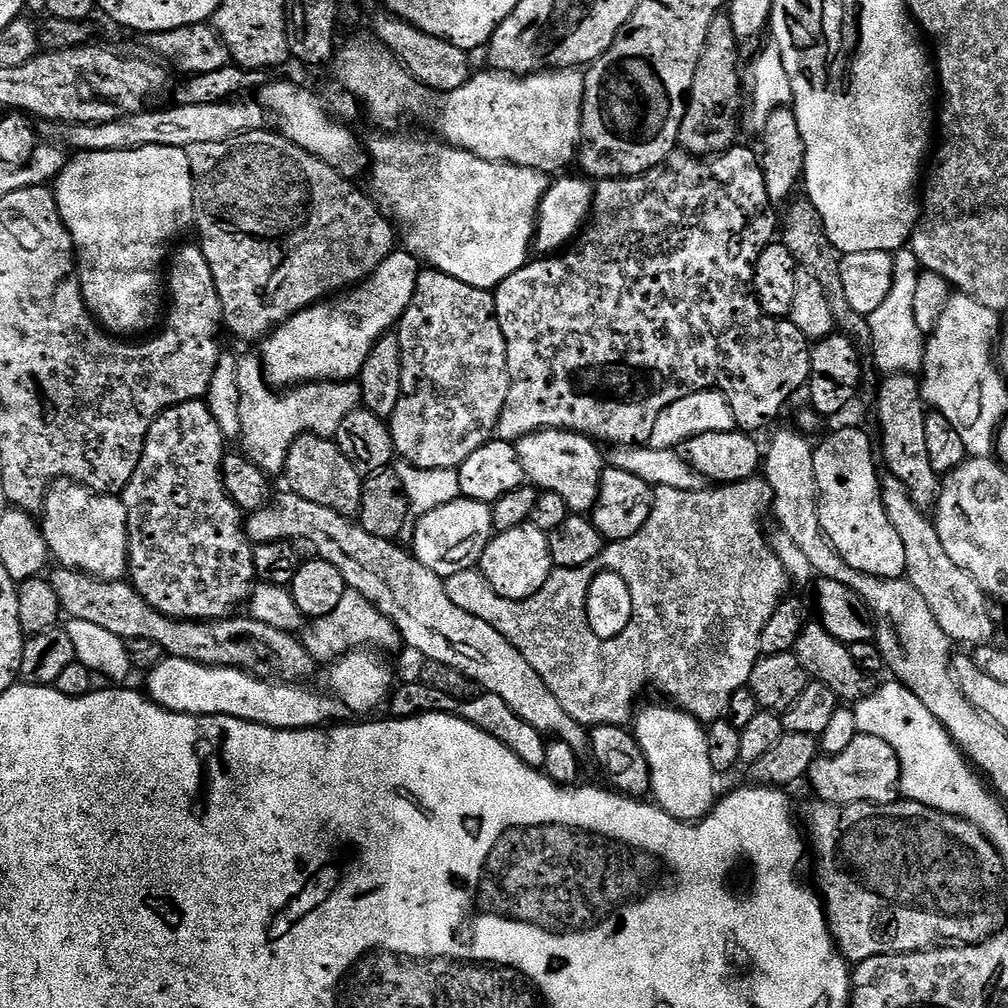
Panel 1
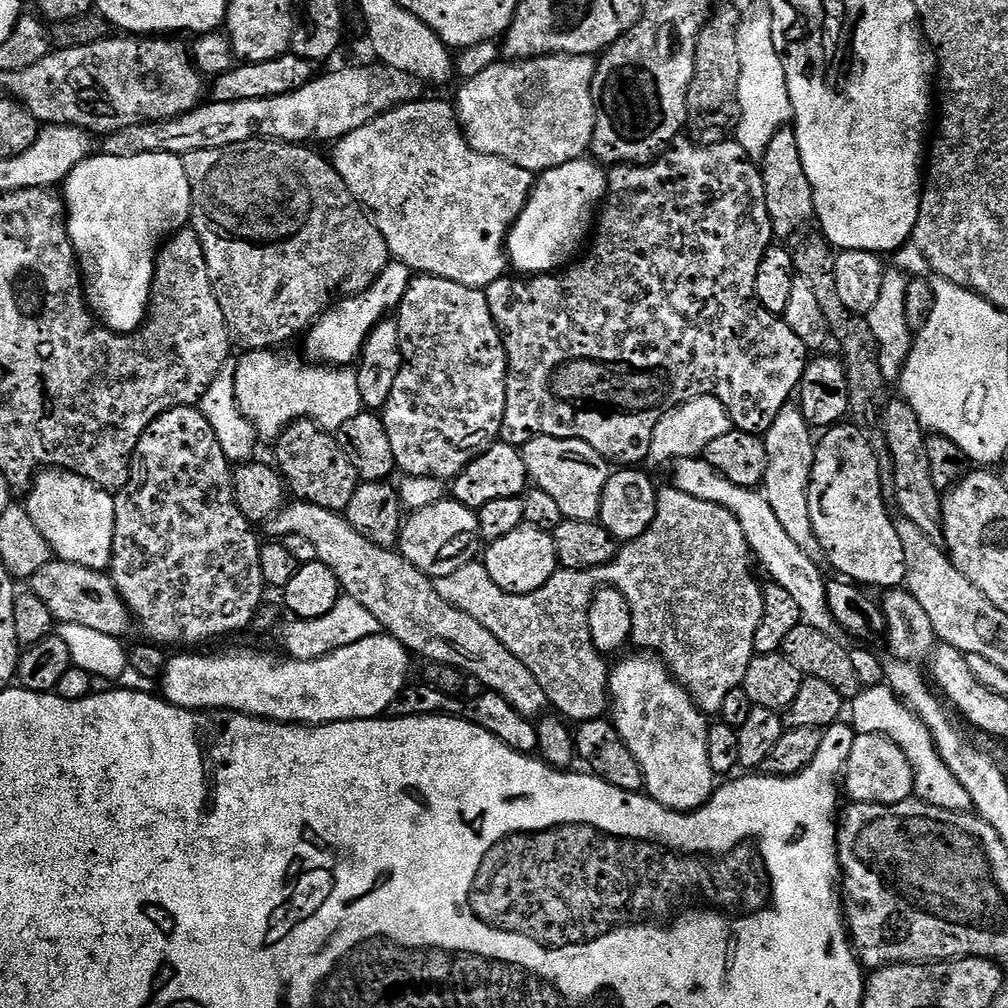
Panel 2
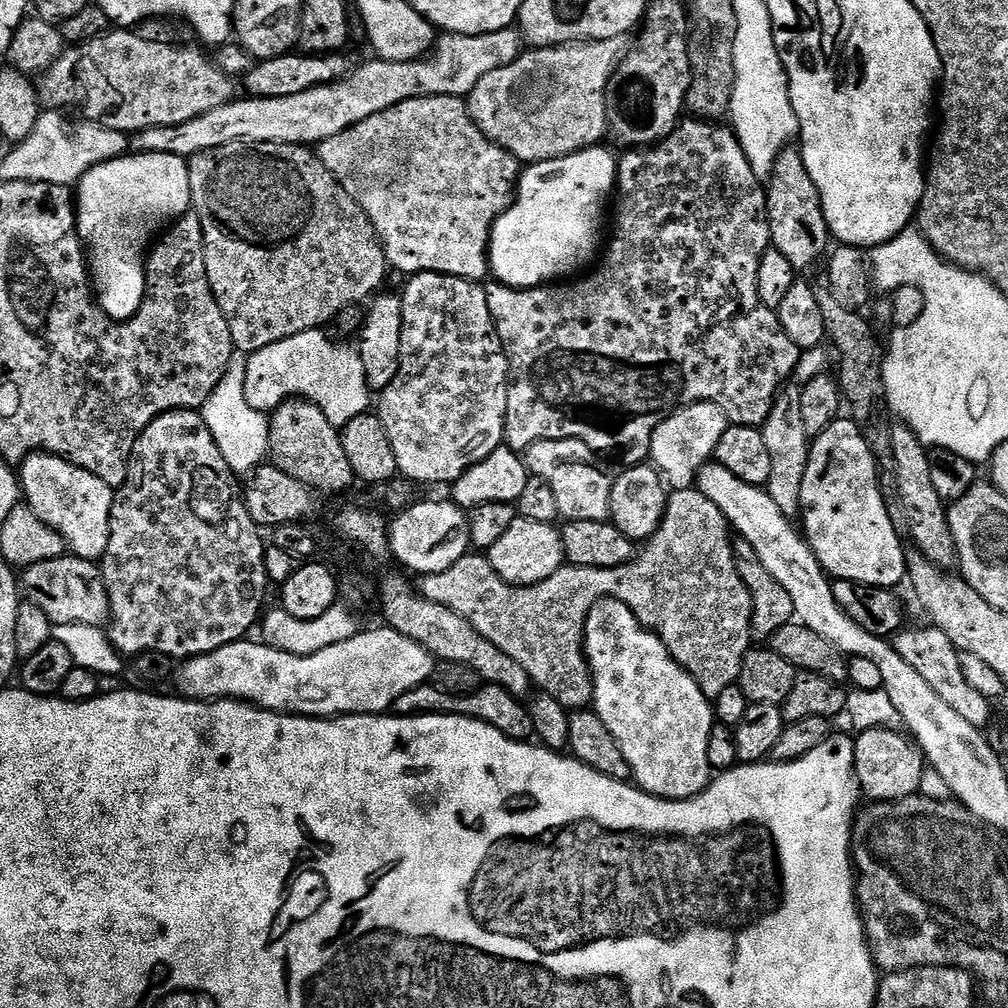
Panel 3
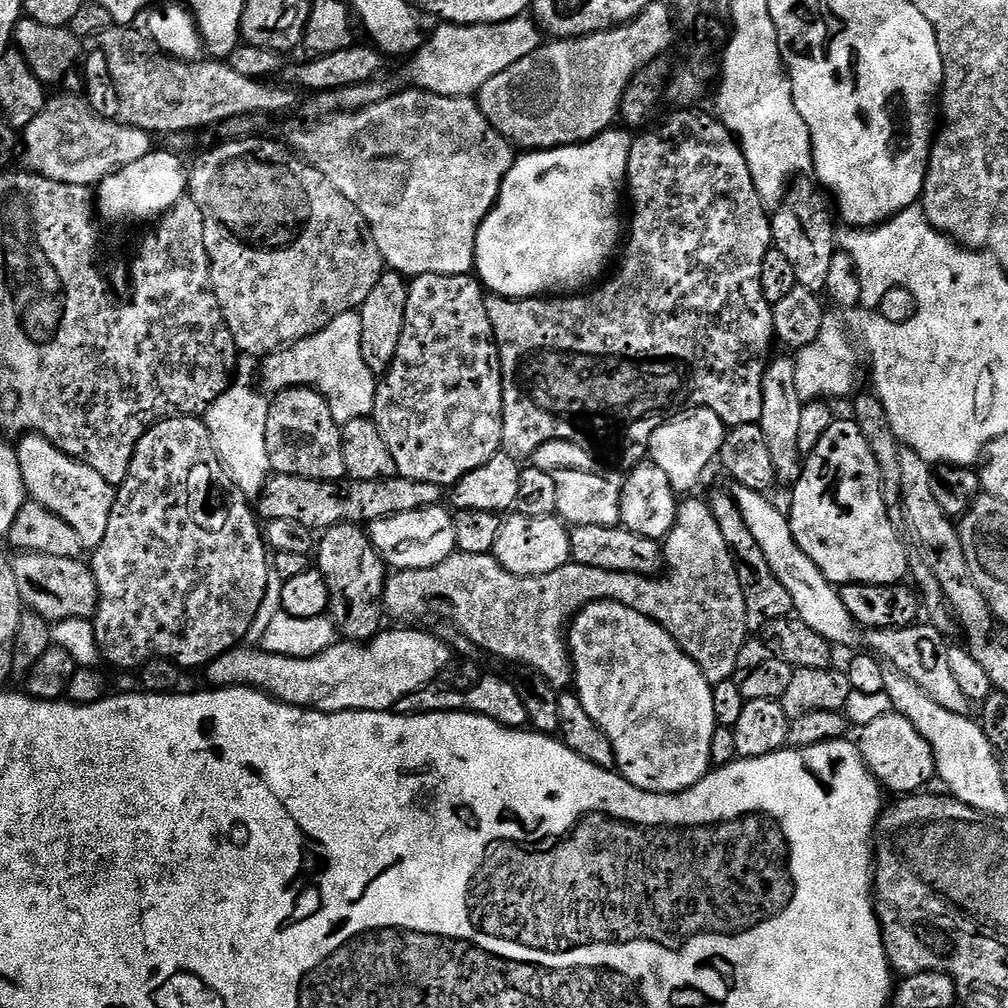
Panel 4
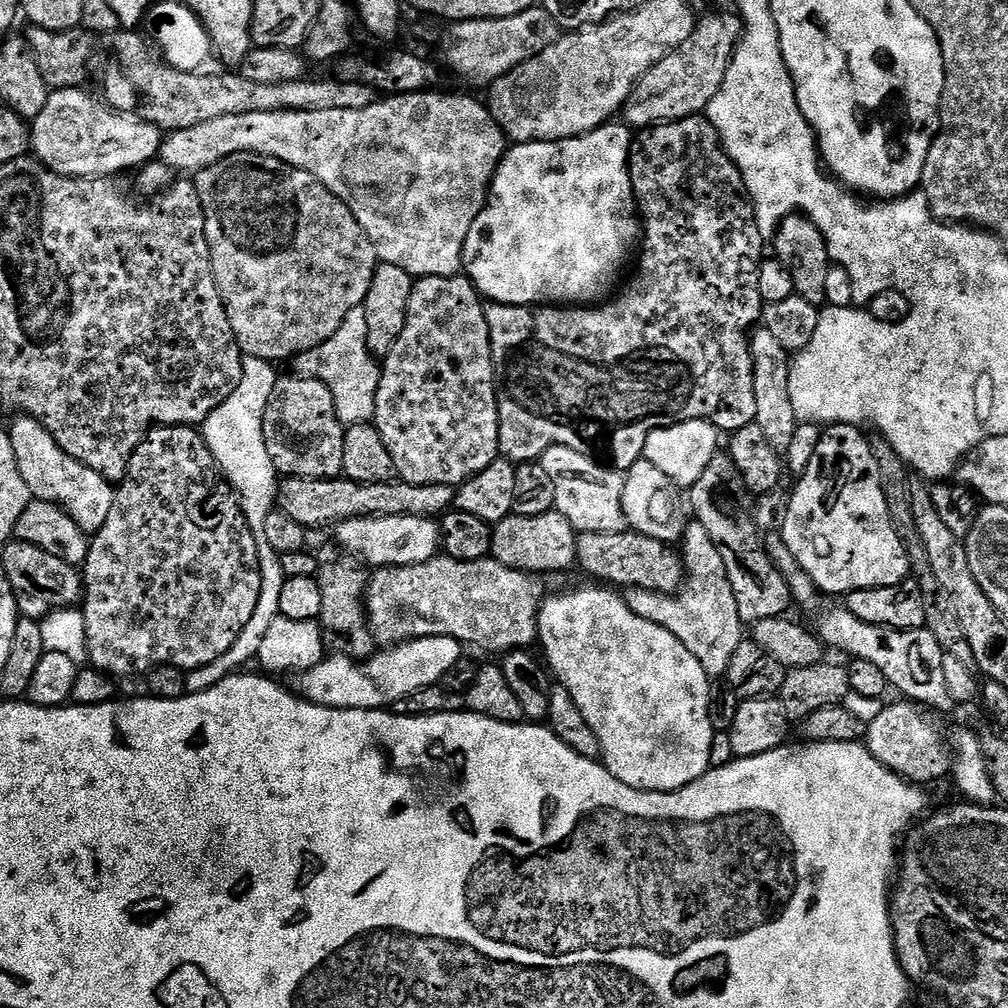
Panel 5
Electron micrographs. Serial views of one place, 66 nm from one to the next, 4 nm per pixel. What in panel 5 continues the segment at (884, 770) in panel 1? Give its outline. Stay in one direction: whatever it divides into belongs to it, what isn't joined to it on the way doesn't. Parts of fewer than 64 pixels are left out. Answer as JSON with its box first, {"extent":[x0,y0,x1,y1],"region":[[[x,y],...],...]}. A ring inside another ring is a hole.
{"extent":[866,703,953,786],"region":[[[885,703],[881,713],[866,724],[866,746],[882,766],[909,784],[929,786],[953,771],[953,749],[947,739],[940,737],[939,730],[926,717],[920,716],[921,709],[915,703],[900,703],[904,704]]]}

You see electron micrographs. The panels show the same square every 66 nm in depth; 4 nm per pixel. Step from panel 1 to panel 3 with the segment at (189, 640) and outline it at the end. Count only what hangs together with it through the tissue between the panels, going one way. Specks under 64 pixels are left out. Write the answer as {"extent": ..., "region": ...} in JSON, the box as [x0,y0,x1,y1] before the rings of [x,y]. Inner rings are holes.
{"extent":[22,554,112,628],"region":[[[65,554],[50,558],[50,562],[31,564],[22,572],[22,592],[27,603],[40,607],[54,626],[81,624],[104,628],[112,618],[110,598],[106,594],[106,582],[100,575],[100,565],[83,560],[81,556]]]}

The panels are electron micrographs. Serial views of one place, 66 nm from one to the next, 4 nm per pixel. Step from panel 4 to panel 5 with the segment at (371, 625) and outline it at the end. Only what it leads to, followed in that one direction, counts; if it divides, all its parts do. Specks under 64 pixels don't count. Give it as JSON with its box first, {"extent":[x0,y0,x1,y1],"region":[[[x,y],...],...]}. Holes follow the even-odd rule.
{"extent":[315,543,378,662],"region":[[[335,543],[332,544],[315,553],[318,562],[315,577],[322,590],[322,610],[318,623],[328,635],[327,647],[335,655],[367,662],[378,651],[377,642],[372,637],[372,629],[366,619],[366,593],[370,572],[359,556],[353,556],[351,552],[345,552]]]}

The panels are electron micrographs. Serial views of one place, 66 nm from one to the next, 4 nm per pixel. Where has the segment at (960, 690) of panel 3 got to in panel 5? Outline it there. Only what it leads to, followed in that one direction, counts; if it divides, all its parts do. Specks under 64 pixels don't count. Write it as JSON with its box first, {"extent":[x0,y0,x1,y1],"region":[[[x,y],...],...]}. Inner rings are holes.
{"extent":[818,606,957,712],"region":[[[840,606],[833,612],[828,612],[820,620],[818,635],[829,649],[837,648],[840,652],[849,652],[849,657],[866,662],[874,662],[882,674],[886,674],[889,685],[901,692],[901,697],[923,706],[925,709],[933,708],[936,712],[948,712],[951,708],[957,707],[956,699],[950,694],[950,689],[946,687],[946,673],[944,670],[944,648],[934,638],[934,634],[928,631],[927,627],[922,628],[883,628],[874,626],[870,622],[862,622],[862,618],[854,618],[847,607]]]}

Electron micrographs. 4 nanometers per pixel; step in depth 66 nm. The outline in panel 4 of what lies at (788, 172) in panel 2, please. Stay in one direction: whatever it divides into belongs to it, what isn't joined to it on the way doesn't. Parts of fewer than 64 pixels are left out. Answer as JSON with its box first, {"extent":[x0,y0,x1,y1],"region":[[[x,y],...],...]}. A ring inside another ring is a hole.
{"extent":[771,179,838,294],"region":[[[797,179],[784,193],[784,201],[771,213],[772,242],[774,247],[793,264],[797,285],[820,294],[826,289],[830,262],[834,262],[834,254],[838,250],[838,232],[837,229],[832,229],[832,216],[828,213],[823,198],[812,186],[813,181],[809,180]]]}

